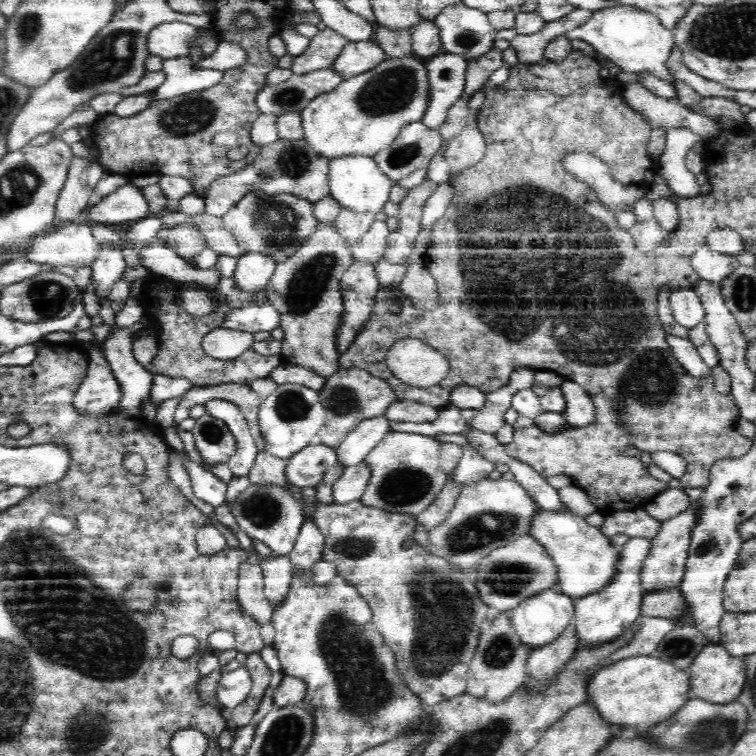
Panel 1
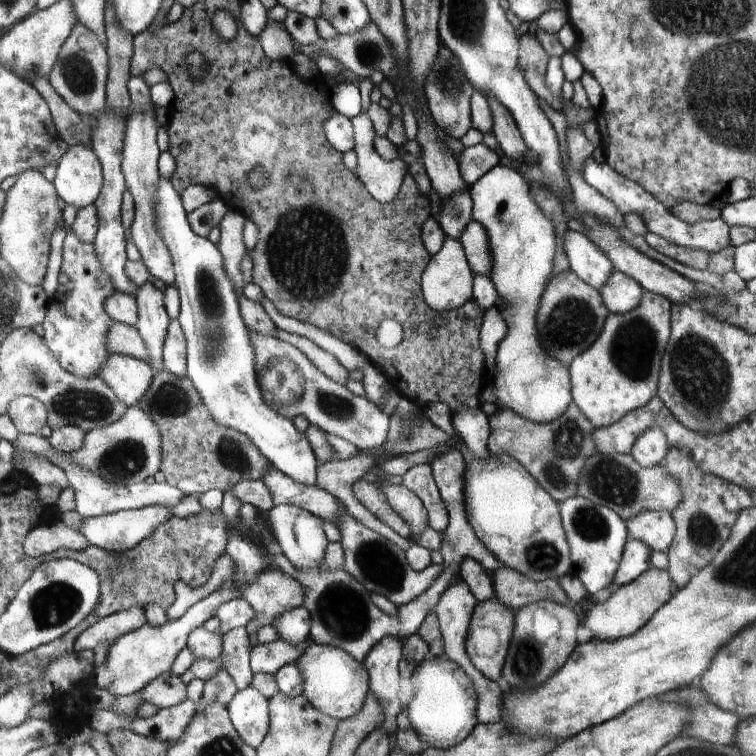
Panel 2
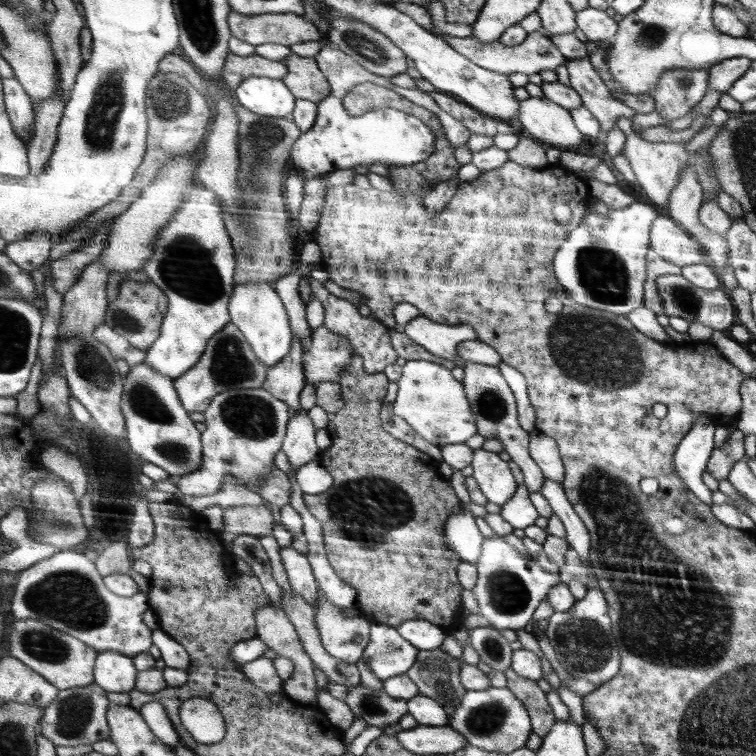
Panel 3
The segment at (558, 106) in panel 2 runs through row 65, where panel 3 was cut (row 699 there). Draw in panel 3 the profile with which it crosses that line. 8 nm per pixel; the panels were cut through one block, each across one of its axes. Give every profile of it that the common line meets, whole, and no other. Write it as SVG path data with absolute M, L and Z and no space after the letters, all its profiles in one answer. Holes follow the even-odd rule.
M512 668L504 672L510 691L524 704L531 721L534 734L544 737L557 724L553 710L547 701L547 694L538 687L534 680L518 676Z

